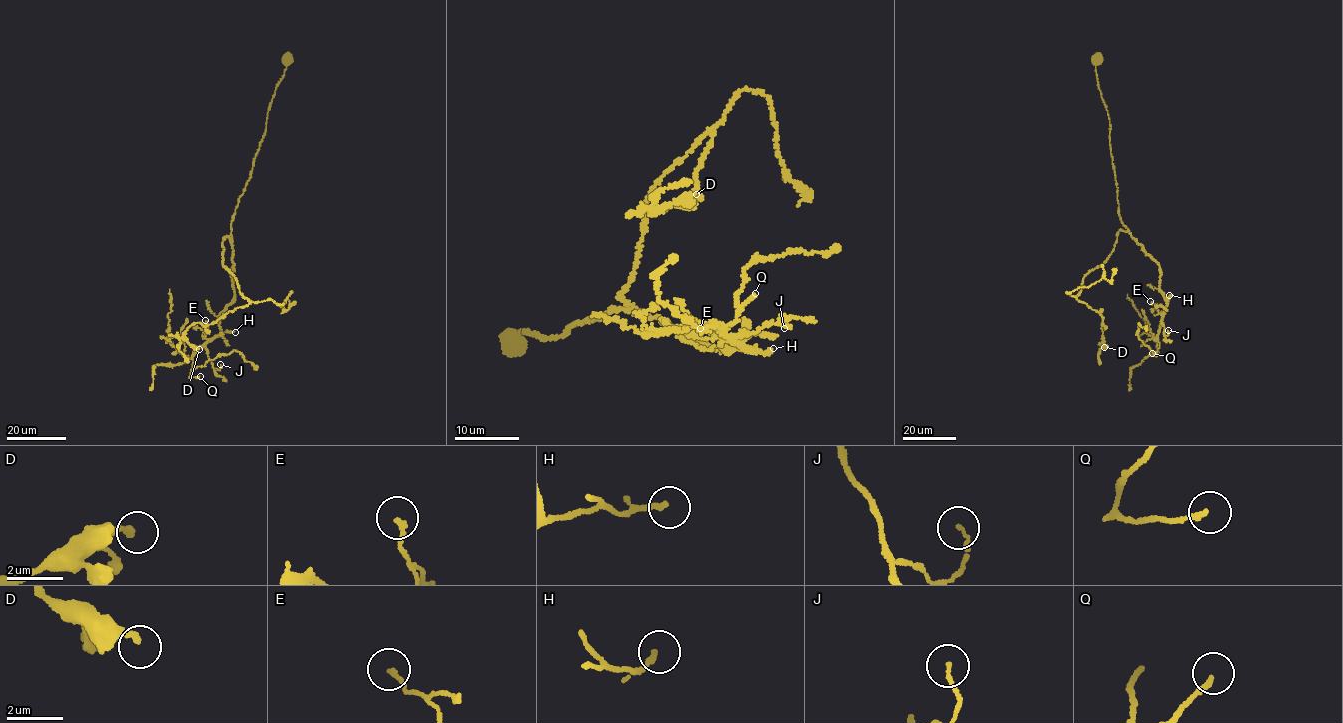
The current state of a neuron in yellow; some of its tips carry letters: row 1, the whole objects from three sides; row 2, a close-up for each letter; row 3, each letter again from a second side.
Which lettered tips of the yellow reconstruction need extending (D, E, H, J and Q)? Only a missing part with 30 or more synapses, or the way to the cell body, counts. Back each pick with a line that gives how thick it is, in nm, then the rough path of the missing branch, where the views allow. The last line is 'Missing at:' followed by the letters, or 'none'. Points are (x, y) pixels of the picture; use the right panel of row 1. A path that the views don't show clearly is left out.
H: 170 nm | (1169, 295), (1157, 295), (1152, 282), (1155, 274)
Missing at: H

